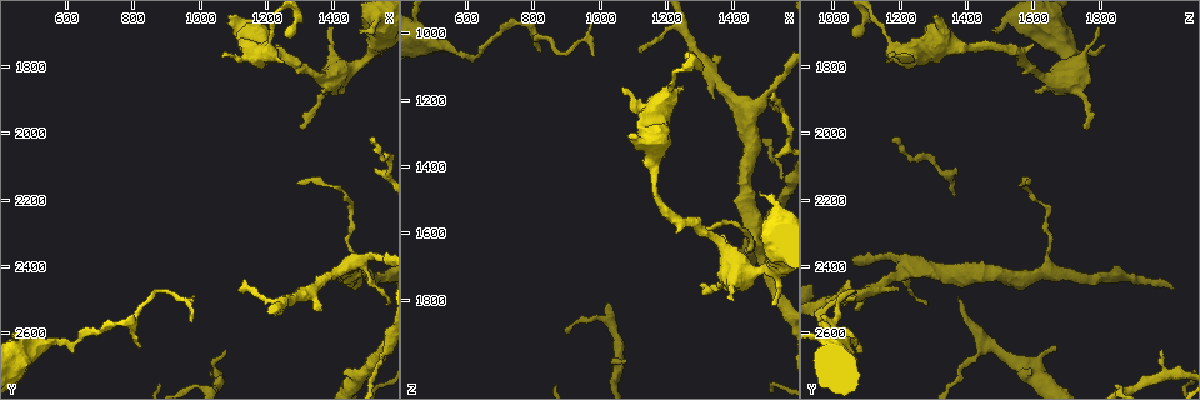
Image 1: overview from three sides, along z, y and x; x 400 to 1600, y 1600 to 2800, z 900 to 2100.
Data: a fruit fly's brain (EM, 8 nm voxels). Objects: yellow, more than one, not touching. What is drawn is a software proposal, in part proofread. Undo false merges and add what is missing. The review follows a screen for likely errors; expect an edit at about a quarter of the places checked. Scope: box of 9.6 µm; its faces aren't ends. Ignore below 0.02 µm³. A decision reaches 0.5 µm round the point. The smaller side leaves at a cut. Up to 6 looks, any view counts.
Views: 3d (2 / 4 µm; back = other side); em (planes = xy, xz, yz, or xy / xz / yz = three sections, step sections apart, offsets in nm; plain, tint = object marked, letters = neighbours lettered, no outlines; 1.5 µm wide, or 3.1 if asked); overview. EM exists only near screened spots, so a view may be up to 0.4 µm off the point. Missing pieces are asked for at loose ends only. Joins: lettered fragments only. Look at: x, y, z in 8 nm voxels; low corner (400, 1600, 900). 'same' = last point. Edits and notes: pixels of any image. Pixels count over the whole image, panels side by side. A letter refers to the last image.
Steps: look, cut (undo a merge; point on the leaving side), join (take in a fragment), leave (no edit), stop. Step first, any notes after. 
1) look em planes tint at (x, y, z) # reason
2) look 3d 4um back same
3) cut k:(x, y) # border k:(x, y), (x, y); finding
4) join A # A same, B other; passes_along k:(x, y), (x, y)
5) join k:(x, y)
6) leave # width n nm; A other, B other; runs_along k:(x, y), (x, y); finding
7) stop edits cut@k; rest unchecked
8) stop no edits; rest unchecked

look em xy step 8 letters at (1080, 2660, 1980) # branch stops here

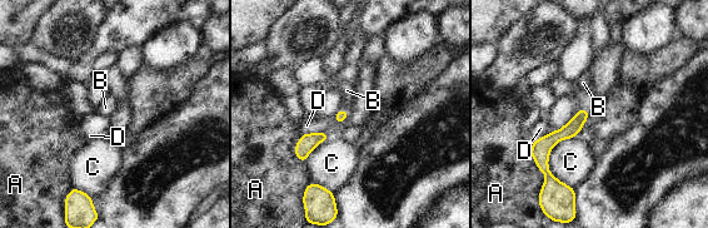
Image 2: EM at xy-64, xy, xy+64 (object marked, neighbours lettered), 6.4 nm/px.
join B # A other, B same, C other, D other; passes_along 2:(342, 115), (347, 110), (347, 90); the neuron continues

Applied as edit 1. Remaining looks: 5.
look 3d 4um at (1120, 2480, 1060) # an open end

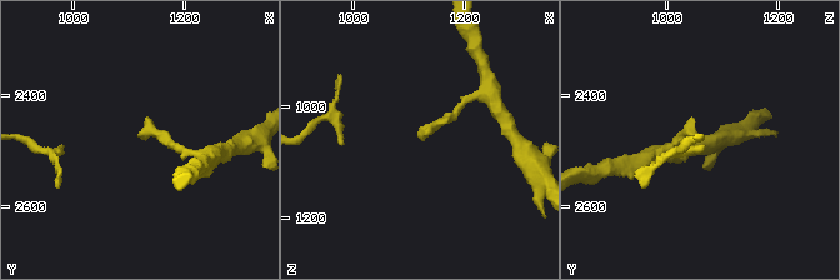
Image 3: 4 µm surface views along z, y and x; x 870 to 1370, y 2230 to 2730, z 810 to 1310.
look em planes tint at (1125, 2485, 1065) # shape alone is not enough

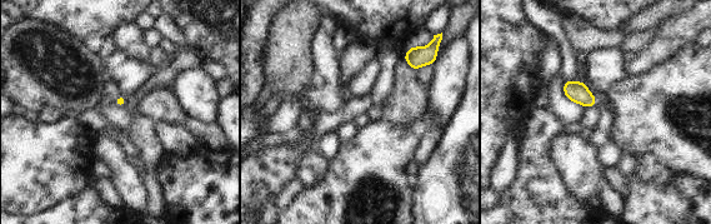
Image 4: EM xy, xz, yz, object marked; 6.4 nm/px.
look em planes letters same # what lies round it

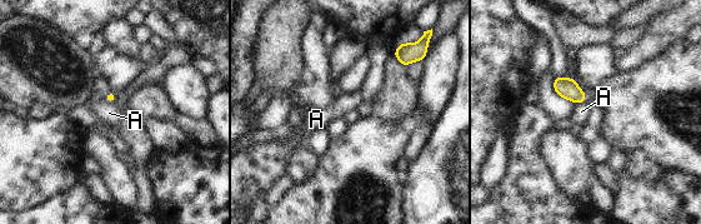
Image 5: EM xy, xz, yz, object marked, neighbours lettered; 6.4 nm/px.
leave # A other; border 5:(103, 99), (114, 101); none of them fits

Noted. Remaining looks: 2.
stop edits join@2; rest unchecked

